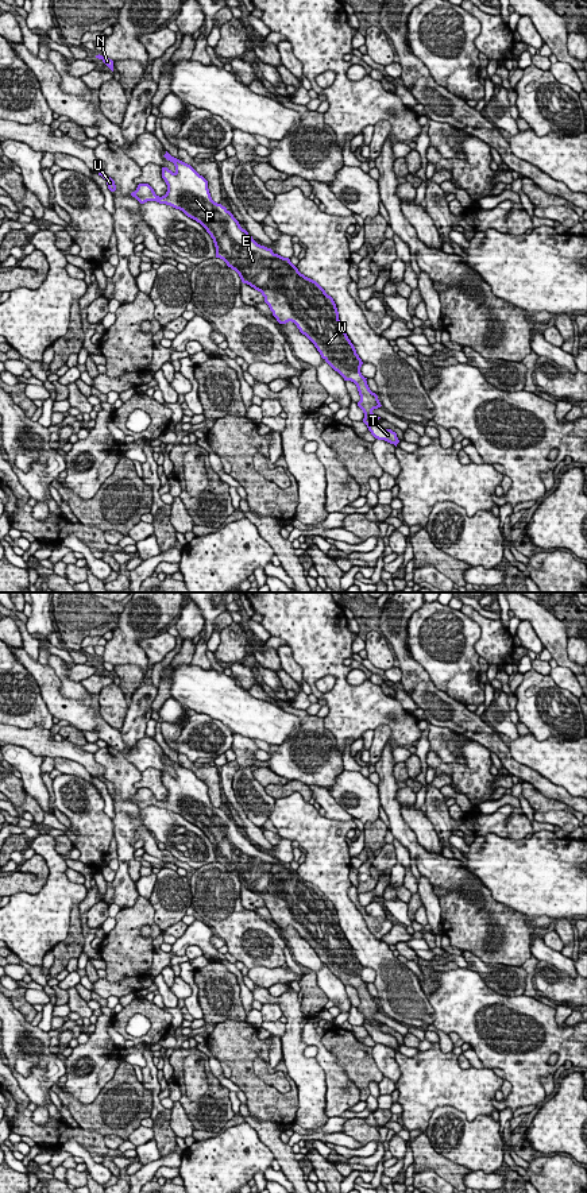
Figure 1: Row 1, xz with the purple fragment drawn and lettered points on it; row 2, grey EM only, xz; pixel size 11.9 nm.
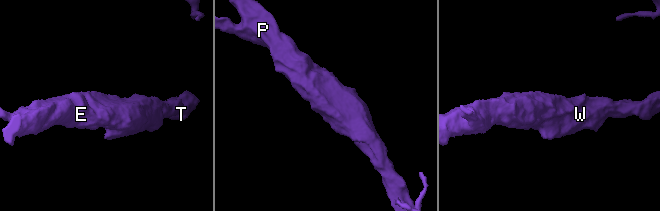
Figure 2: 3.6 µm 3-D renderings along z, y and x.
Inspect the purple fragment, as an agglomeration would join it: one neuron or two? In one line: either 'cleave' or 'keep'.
keep

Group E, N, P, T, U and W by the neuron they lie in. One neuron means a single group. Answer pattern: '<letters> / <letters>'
E N P T U W

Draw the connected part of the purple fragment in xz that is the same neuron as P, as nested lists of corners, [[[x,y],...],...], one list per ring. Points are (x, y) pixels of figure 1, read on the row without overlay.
[[[167,756],[163,761],[175,771],[174,777],[162,772],[166,799],[159,802],[148,788],[139,788],[131,800],[140,808],[157,806],[170,810],[200,827],[213,843],[216,862],[235,875],[243,888],[262,897],[277,926],[294,927],[321,962],[344,985],[356,989],[360,1000],[358,1011],[371,1039],[397,1051],[397,1038],[381,1031],[381,1022],[372,1018],[382,1009],[360,977],[363,966],[340,928],[333,903],[316,885],[301,879],[289,862],[258,849],[225,811],[212,804],[208,785],[190,769]]]

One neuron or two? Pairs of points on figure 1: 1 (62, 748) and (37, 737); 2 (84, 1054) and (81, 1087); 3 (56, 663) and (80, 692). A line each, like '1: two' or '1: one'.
1: one
2: one
3: one

